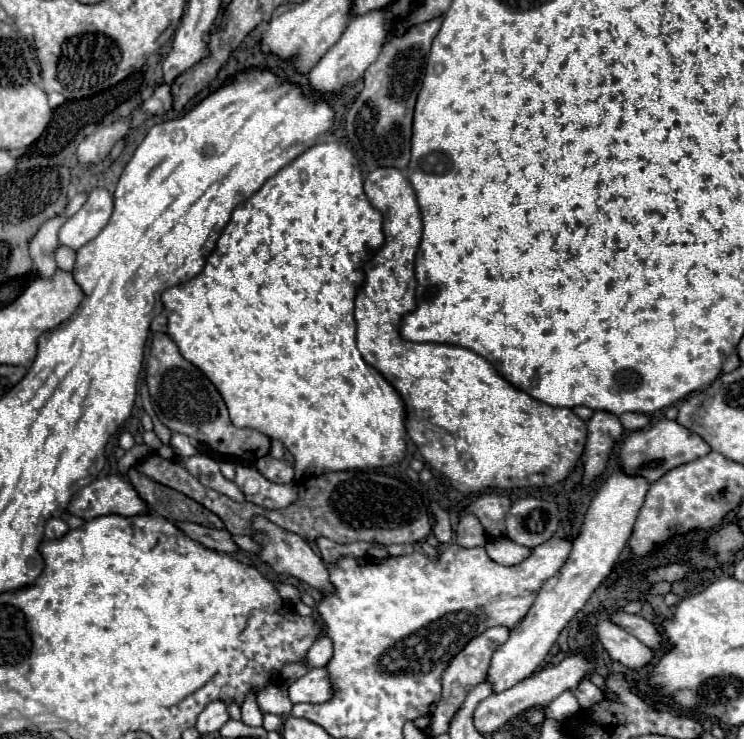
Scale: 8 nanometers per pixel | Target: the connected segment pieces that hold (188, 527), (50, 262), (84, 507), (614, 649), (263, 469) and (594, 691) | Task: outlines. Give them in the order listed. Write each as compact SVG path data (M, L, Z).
M177 522L177 526L181 530L185 530L185 534L197 542L201 542L203 546L211 548L211 550L217 550L217 552L223 552L223 554L239 554L239 546L233 542L231 534L227 530L215 530L215 528L205 528L205 526L197 526L193 522L187 522L187 524L181 524Z
M63 214L57 218L51 218L39 228L39 232L29 244L29 254L33 258L33 264L39 276L53 276L57 270L57 262L55 262L55 252L59 248L57 234L59 234L59 228L65 224L65 220L67 218Z
M105 476L81 488L69 502L67 512L71 516L91 520L105 514L137 516L147 510L145 502L137 498L137 492L133 486L129 486L127 480L121 476Z
M599 622L595 628L597 638L609 652L609 656L627 668L643 668L653 660L653 650L625 632L613 622Z
M265 456L261 460L257 460L257 470L271 482L277 482L277 484L285 484L285 482L293 482L293 468L283 462L283 460L277 460L273 456Z
M583 678L579 682L579 686L575 688L575 698L579 700L581 708L587 710L591 704L595 704L595 702L599 702L603 698L603 692L589 678Z

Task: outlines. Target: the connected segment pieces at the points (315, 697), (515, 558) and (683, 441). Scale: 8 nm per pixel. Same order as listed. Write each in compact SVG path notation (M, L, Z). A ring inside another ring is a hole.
M311 668L305 676L301 676L289 686L289 696L293 704L299 704L299 702L323 704L323 702L329 702L333 694L335 694L335 688L331 684L327 668Z
M503 536L501 538L489 538L485 550L487 550L491 560L495 560L497 564L503 564L503 566L513 566L513 564L525 560L531 552L529 548L517 546L515 542L509 542Z
M661 420L651 428L645 430L637 430L631 432L627 436L627 440L621 446L621 454L619 454L619 466L623 472L627 474L635 474L635 476L643 476L649 482L657 482L663 474L667 474L669 470L693 462L697 458L703 458L711 452L709 444L695 432L691 432L689 428L677 424L675 420Z

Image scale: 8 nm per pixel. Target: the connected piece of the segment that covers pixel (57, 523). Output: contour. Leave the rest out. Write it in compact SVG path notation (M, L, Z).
M51 518L51 520L45 524L45 538L47 538L47 540L59 540L59 538L63 538L63 536L67 534L67 530L69 530L69 526L67 526L65 520L61 520L61 518Z

